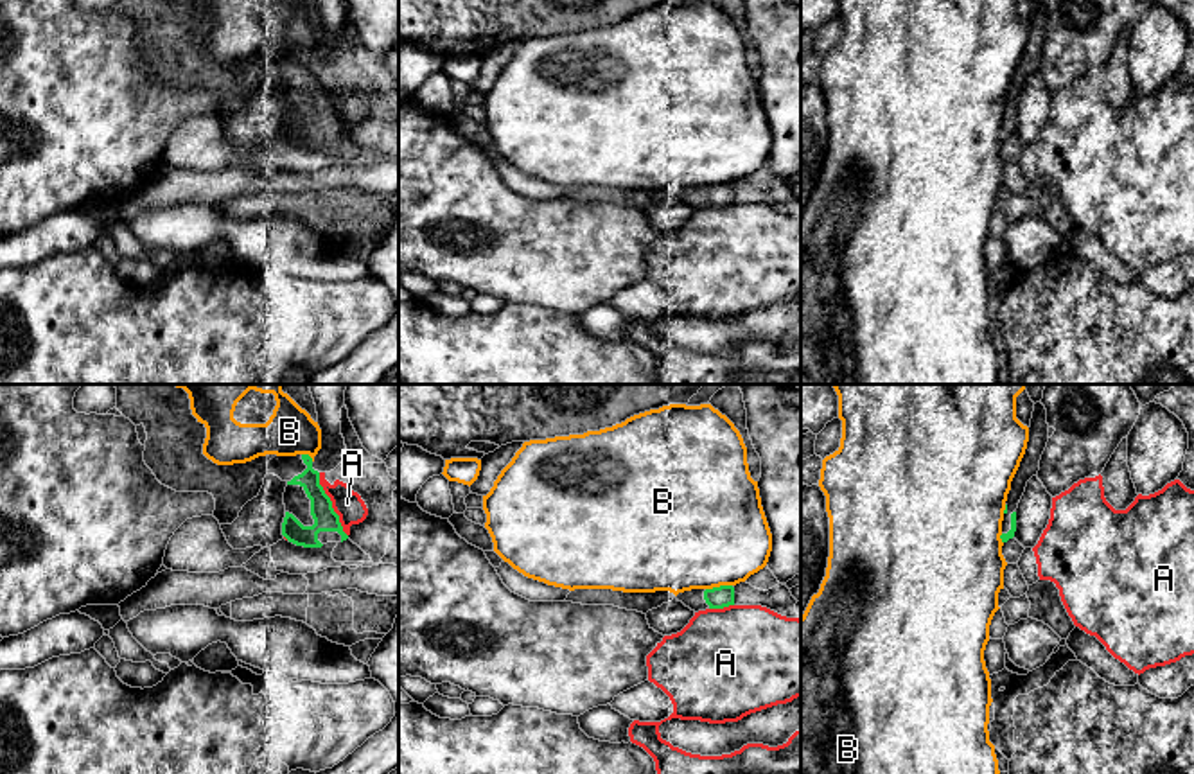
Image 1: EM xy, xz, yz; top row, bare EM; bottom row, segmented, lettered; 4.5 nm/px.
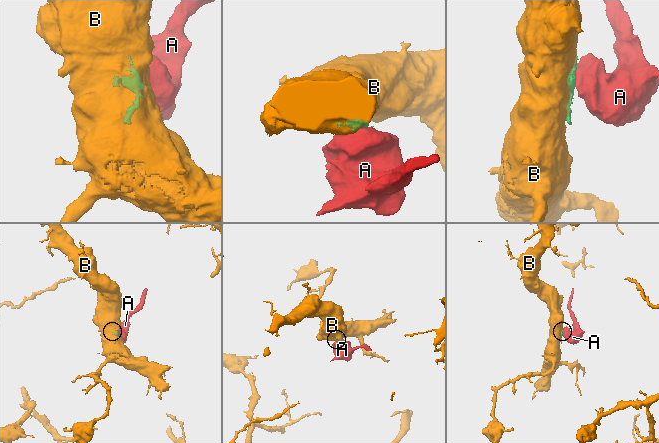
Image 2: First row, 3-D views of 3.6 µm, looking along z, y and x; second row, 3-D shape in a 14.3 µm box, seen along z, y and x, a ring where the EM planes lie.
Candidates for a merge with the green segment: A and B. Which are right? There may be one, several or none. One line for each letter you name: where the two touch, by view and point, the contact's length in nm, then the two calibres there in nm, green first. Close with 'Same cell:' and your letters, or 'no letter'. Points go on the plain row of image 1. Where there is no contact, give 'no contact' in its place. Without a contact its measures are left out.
Same cell: no letter

